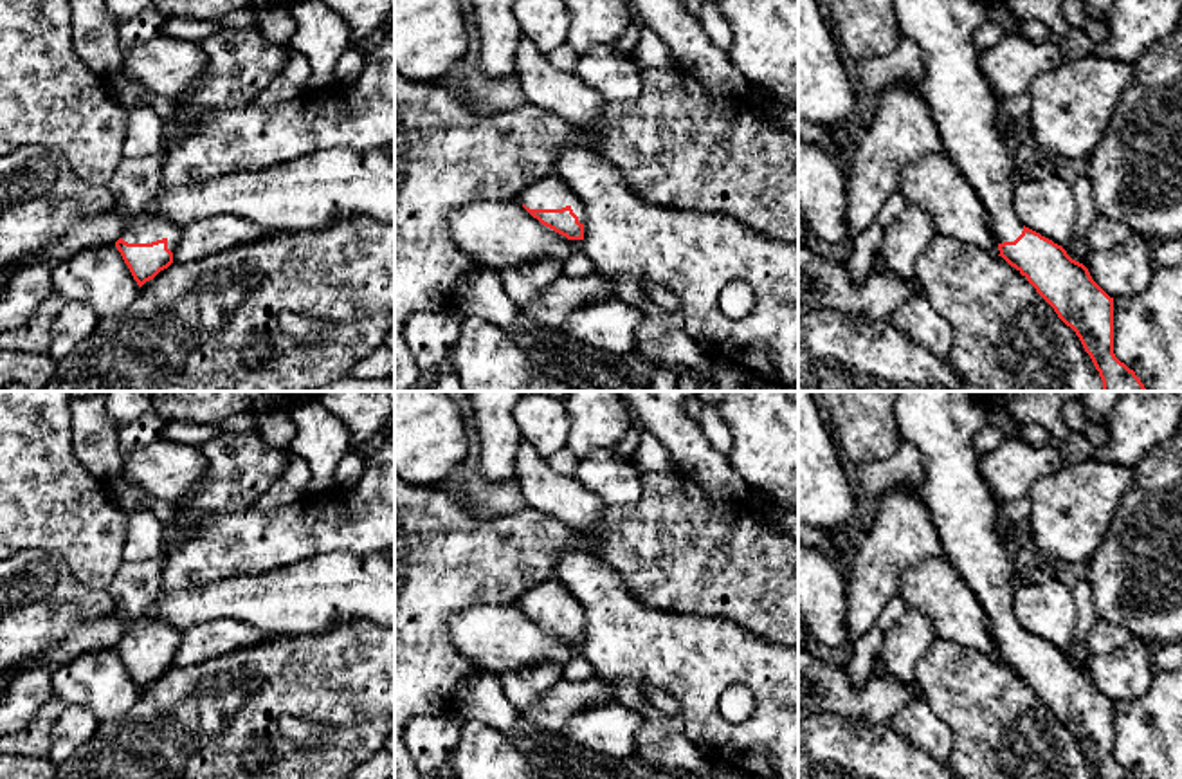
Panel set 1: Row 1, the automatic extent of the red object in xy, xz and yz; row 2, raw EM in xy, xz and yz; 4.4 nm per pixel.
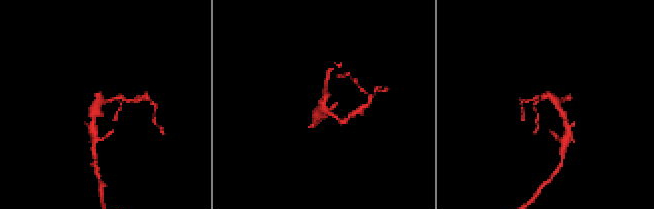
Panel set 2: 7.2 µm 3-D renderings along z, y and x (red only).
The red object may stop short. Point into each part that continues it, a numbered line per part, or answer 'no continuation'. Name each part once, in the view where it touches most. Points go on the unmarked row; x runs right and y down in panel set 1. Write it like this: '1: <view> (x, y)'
1: xz (550, 597)

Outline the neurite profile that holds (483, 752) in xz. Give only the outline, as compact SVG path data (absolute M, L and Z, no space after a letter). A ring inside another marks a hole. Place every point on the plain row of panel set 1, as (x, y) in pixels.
M474 719L463 725L449 774L456 779L555 779L519 743Z

